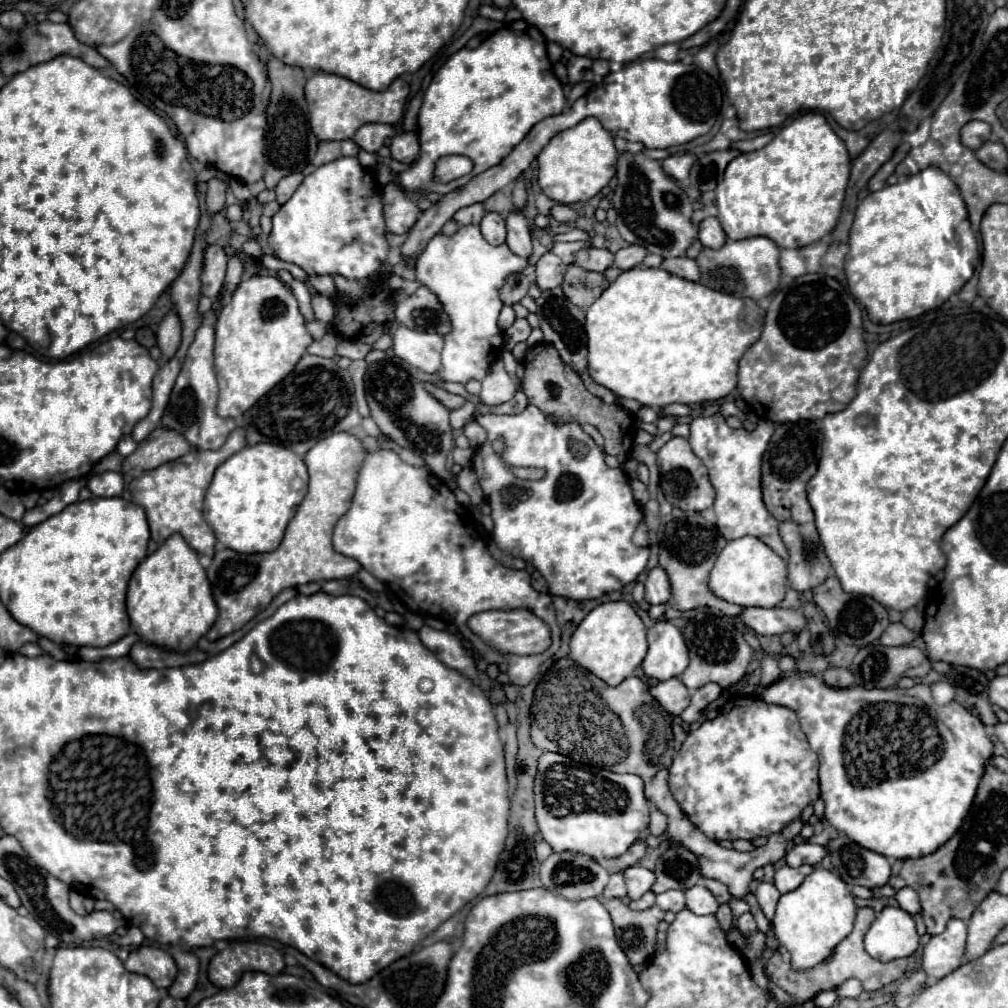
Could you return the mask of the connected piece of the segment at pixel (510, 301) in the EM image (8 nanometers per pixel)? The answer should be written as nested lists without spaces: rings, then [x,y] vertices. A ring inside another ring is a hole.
[[[514,273],[508,277],[508,281],[504,283],[504,287],[500,289],[500,299],[504,305],[514,305],[518,303],[522,297],[528,295],[530,289],[530,277],[526,277],[524,273]]]

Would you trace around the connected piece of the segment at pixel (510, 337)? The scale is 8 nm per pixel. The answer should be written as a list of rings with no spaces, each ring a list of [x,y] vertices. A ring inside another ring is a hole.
[[[516,319],[514,325],[504,331],[504,343],[506,343],[506,347],[508,349],[514,349],[516,343],[526,341],[528,335],[530,335],[530,331],[532,331],[532,327],[528,325],[526,319]]]

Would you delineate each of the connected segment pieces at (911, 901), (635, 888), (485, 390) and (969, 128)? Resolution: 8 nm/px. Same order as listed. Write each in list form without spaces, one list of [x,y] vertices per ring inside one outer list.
[[[902,887],[898,893],[896,893],[896,899],[898,899],[898,905],[908,911],[910,915],[916,915],[920,913],[920,901],[918,901],[918,893],[912,889],[912,887]]]
[[[640,865],[628,867],[622,875],[624,875],[626,887],[628,887],[628,897],[630,899],[640,899],[654,885],[654,873],[650,869],[640,867]]]
[[[498,359],[492,363],[490,371],[486,373],[486,377],[482,379],[482,391],[480,391],[480,399],[486,405],[500,405],[506,403],[514,397],[516,393],[516,385],[510,379],[510,375],[504,369],[504,363]]]
[[[970,121],[966,127],[962,127],[962,143],[970,149],[982,147],[992,135],[992,127],[984,121]]]

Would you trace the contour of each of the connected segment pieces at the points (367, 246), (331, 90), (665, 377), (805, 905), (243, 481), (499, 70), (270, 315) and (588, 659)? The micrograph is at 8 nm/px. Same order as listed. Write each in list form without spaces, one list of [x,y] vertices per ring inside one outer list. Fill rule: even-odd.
[[[342,157],[306,175],[294,195],[272,217],[268,245],[282,261],[296,263],[308,275],[344,275],[366,279],[388,257],[380,189],[358,157]]]
[[[314,71],[306,81],[306,101],[310,107],[312,131],[320,141],[322,139],[342,141],[342,139],[350,139],[354,131],[364,123],[396,125],[404,115],[408,93],[410,93],[410,87],[400,77],[394,79],[386,91],[370,91],[346,77],[326,73],[326,71]]]
[[[634,267],[622,271],[586,309],[590,377],[618,397],[634,399],[640,405],[656,409],[670,403],[692,405],[722,399],[734,391],[738,359],[762,333],[764,315],[766,311],[752,299],[724,295],[664,269]]]
[[[814,867],[814,871],[802,881],[800,887],[780,897],[772,927],[780,945],[790,951],[794,969],[802,971],[816,967],[834,951],[834,947],[852,931],[856,911],[858,907],[854,903],[854,895],[840,879],[840,875],[824,867]]]
[[[272,443],[248,445],[228,457],[214,473],[204,499],[204,519],[228,549],[238,553],[274,551],[306,495],[308,471],[300,455]]]
[[[514,21],[494,35],[486,37],[476,49],[460,49],[454,53],[434,75],[432,83],[426,89],[420,113],[418,113],[418,139],[420,139],[420,157],[412,163],[410,169],[398,175],[400,185],[406,191],[432,191],[446,195],[462,185],[466,185],[472,177],[480,175],[484,169],[498,165],[526,135],[528,131],[542,119],[562,113],[566,107],[566,97],[562,93],[560,81],[554,77],[552,63],[546,57],[546,39],[544,35],[526,21]],[[446,155],[464,155],[474,163],[472,173],[454,179],[450,183],[438,183],[434,179],[434,167],[440,157]]]
[[[270,275],[244,279],[232,293],[232,299],[222,307],[216,323],[214,367],[220,387],[218,415],[238,417],[242,411],[248,411],[270,387],[294,371],[310,343],[312,337],[306,331],[298,301],[280,279]]]
[[[626,601],[602,603],[592,609],[570,637],[570,659],[588,669],[608,685],[618,685],[642,663],[646,655],[646,627],[634,607]]]

